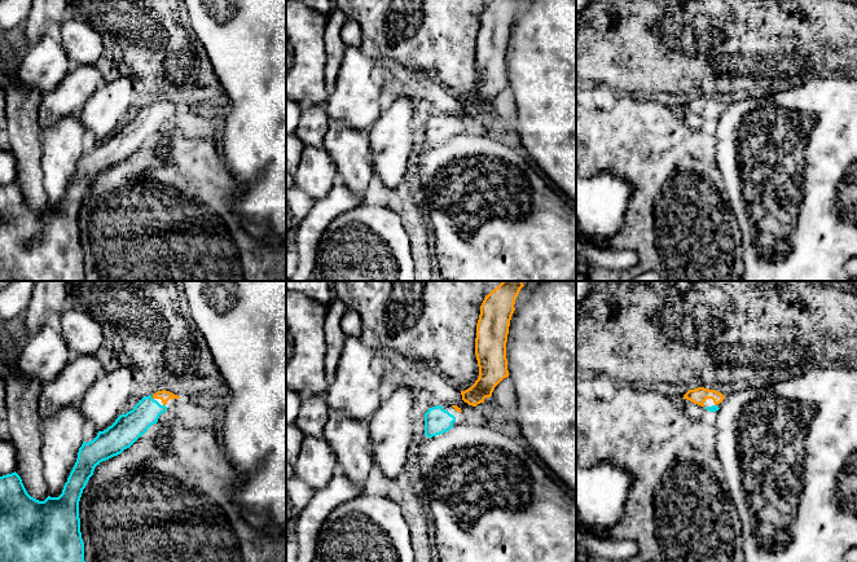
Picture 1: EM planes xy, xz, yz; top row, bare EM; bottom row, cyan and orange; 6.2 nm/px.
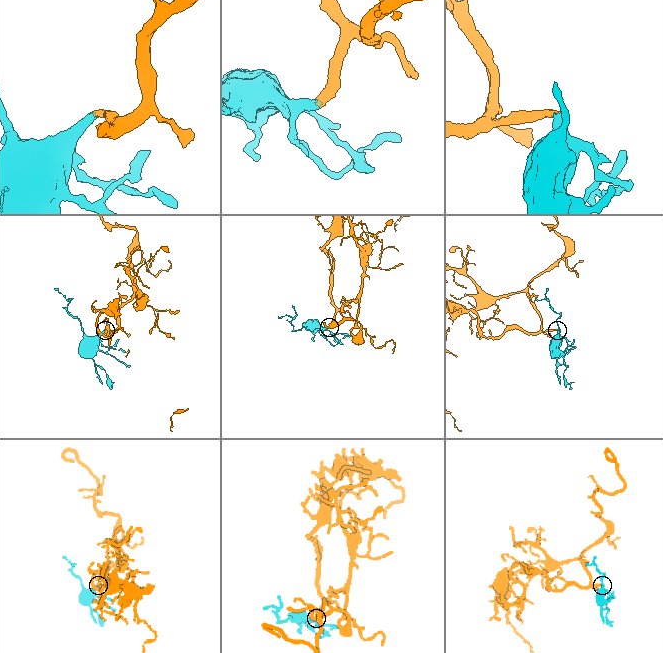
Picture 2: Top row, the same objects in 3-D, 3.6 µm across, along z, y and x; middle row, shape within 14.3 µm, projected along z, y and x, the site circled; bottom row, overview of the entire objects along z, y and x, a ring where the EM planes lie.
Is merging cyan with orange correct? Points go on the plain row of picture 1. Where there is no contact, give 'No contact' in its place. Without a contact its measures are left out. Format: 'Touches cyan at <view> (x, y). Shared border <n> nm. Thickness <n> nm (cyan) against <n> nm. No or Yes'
No contact. Yes

